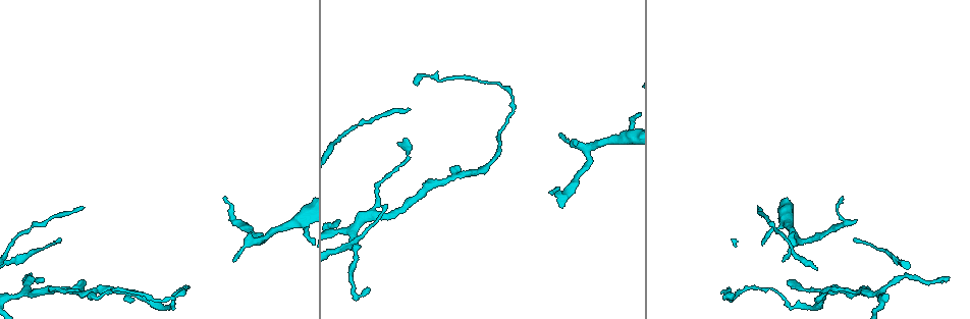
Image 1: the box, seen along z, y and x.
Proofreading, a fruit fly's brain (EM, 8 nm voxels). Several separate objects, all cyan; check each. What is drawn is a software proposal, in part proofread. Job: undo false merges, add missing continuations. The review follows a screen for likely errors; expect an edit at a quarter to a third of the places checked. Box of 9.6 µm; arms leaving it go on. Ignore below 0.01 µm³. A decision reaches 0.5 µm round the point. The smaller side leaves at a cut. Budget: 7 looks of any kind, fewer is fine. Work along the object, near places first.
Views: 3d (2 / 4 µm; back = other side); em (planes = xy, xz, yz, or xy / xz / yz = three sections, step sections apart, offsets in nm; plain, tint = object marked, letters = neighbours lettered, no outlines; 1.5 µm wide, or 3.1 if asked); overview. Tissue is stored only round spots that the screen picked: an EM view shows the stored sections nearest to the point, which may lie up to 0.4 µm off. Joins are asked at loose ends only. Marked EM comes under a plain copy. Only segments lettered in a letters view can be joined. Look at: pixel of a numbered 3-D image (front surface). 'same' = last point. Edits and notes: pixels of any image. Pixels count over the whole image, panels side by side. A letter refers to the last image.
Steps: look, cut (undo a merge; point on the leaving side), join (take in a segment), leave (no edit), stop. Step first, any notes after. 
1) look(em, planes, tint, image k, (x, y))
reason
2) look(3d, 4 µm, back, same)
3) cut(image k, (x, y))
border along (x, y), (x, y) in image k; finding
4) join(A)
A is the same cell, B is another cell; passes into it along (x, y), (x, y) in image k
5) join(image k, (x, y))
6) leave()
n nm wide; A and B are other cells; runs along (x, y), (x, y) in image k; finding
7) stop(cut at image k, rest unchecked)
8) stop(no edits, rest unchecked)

look(3d, 2 µm, back, image 1, (43, 277))
thin end

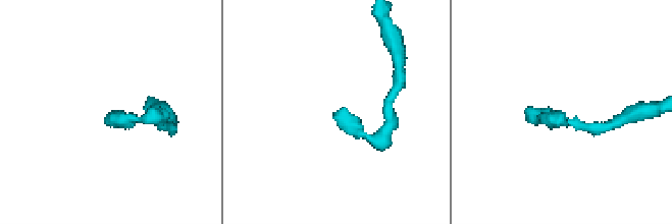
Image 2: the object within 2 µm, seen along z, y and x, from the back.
look(em, planes, tint, image 2, (560, 113))
shape alone is not enough

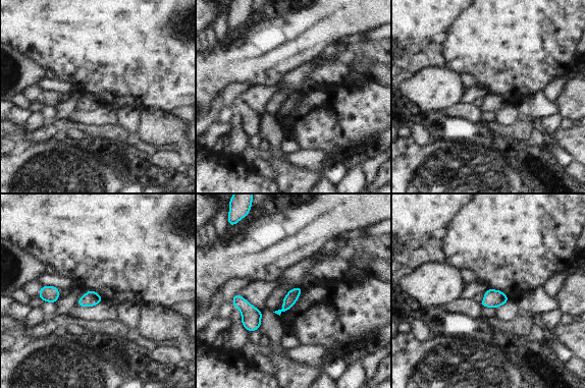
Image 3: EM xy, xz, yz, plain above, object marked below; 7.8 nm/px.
look(em, planes, letters, same)
see the neighbours

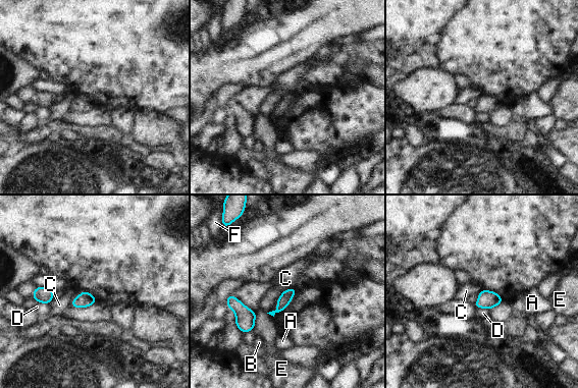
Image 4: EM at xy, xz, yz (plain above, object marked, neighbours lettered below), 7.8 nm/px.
leave()
100 nm wide; A, B, C, D, E and F are other cells; border along (295, 287), (285, 289), (267, 313) in image 4; no lettered segment goes on from it

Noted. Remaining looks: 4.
look(em, planes, letters, image 1, (373, 208))
three-way junction

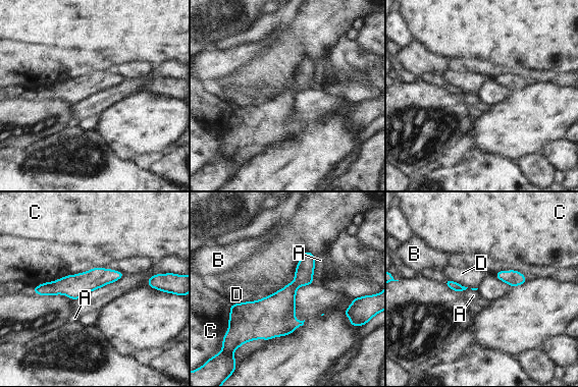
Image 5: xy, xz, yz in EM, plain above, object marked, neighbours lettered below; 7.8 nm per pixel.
leave()
160 nm wide; A, B, C and D are other cells; border along (258, 299), (234, 302), (230, 306) in image 5; continuous, no second neuron

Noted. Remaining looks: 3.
look(3d, 4 µm, image 1, (560, 134))
branch stops here

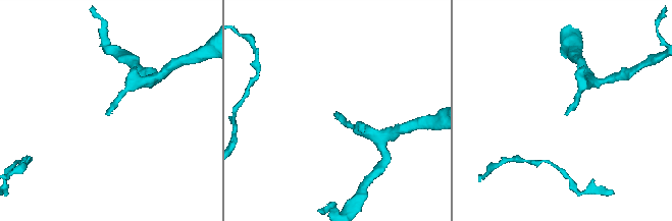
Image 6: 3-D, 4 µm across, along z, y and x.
look(em, planes, letters, image 6, (333, 113))
now the EM

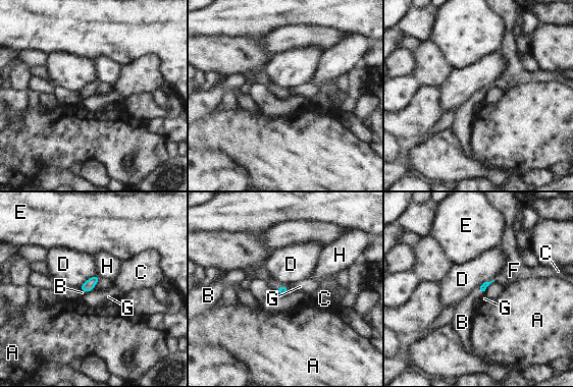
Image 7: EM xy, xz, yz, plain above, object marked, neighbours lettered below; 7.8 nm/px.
join(B)
B is the same cell, A, C, D, E, F, G and H are other cells; passes into it along (282, 290), (281, 286), (260, 273) in image 7; it goes on there

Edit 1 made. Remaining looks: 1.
stop(join at image 7, rest unchecked)

